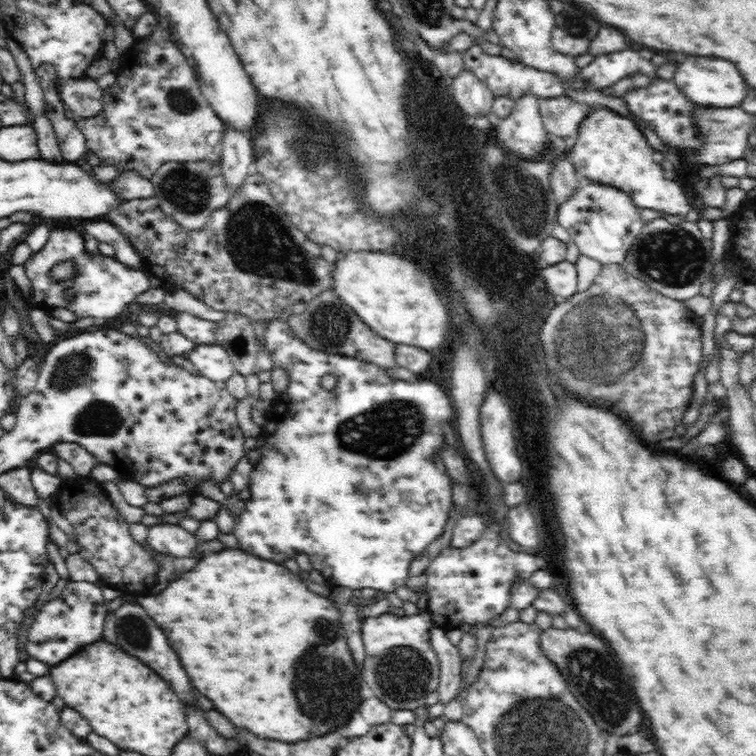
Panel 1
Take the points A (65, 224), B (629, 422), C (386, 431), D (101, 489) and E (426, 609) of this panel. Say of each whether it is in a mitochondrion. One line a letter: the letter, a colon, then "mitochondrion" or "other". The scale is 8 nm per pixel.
A: other
B: other
C: mitochondrion
D: other
E: other

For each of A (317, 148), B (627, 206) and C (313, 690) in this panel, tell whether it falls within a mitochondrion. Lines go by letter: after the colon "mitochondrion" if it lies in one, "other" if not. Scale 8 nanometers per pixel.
A: mitochondrion
B: other
C: mitochondrion

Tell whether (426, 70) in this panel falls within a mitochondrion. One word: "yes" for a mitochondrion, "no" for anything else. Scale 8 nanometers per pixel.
no

